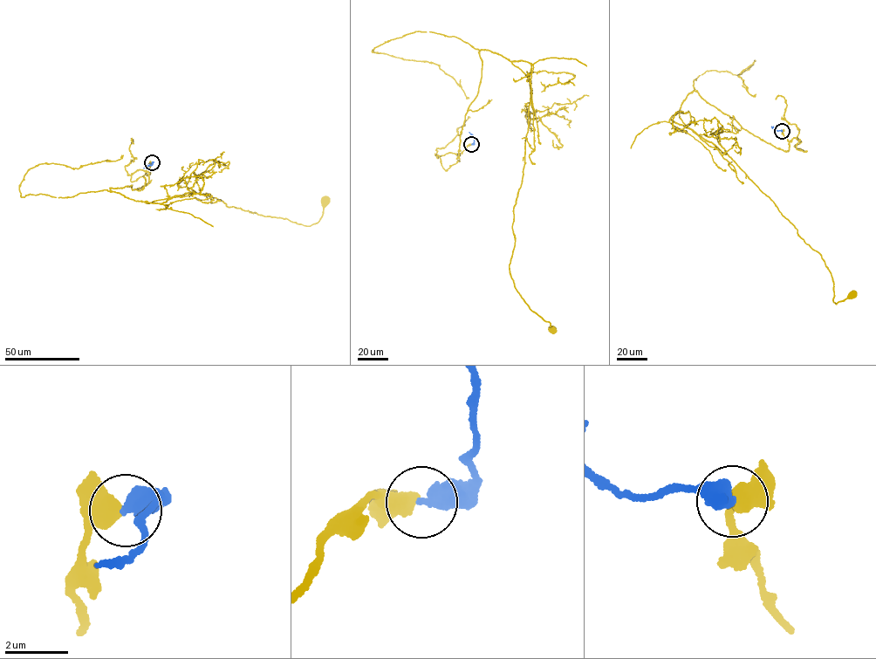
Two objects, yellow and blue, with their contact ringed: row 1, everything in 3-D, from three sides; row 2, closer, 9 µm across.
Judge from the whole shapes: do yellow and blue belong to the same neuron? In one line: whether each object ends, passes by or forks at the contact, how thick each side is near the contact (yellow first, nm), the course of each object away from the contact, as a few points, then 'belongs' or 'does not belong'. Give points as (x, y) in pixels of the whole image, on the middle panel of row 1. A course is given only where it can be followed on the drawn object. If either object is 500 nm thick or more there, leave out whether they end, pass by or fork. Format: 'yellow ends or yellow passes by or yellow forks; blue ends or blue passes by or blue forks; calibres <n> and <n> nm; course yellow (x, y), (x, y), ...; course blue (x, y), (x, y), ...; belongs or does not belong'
calibres 600 and 460 nm; course yellow (471, 144), (456, 159), (482, 50), (509, 59), (531, 90), (509, 267), (526, 304), (552, 330); course blue (471, 144), (474, 139), (468, 132); does not belong

